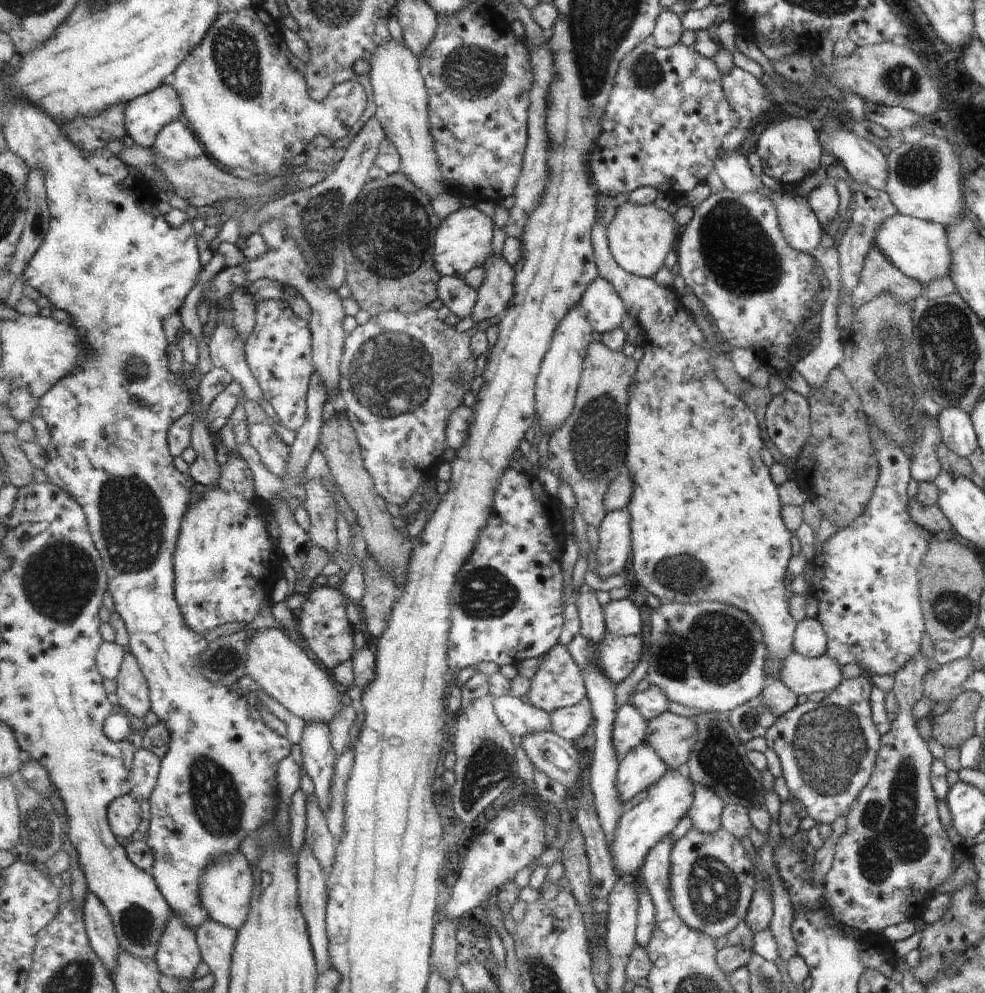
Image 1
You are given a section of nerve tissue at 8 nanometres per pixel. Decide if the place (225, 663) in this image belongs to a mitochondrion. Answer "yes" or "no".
yes

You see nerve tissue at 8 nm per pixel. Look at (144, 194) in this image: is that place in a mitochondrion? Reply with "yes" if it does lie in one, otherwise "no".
no

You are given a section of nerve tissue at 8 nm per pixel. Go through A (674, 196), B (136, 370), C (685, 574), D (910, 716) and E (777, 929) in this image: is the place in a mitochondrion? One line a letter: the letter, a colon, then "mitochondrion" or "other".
A: other
B: mitochondrion
C: mitochondrion
D: other
E: other

